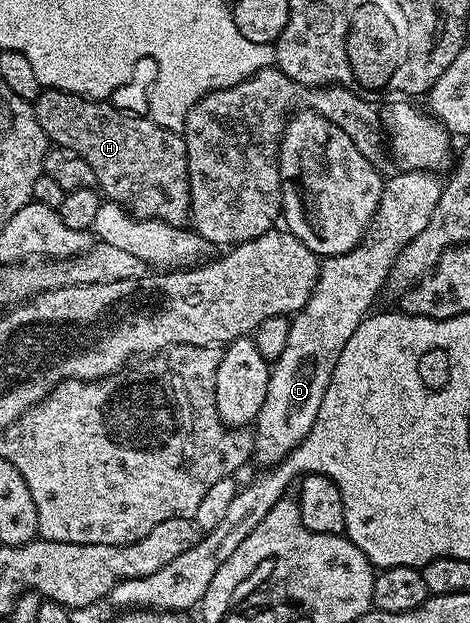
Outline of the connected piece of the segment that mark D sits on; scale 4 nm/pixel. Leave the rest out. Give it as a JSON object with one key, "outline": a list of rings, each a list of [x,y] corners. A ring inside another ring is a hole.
{"outline":[[[405,170],[402,173],[386,179],[380,204],[360,243],[347,254],[326,256],[320,261],[313,293],[309,295],[301,311],[289,321],[291,334],[287,334],[287,347],[284,348],[283,354],[279,354],[277,360],[272,361],[267,382],[267,398],[263,398],[263,410],[259,410],[255,427],[252,429],[252,459],[265,464],[261,466],[272,466],[286,460],[301,445],[301,437],[311,434],[311,426],[315,426],[315,418],[319,414],[319,406],[323,406],[323,394],[327,394],[335,362],[339,362],[339,354],[347,338],[351,338],[351,334],[355,334],[355,330],[364,322],[365,317],[370,315],[374,307],[373,299],[388,283],[395,259],[430,222],[431,214],[439,202],[442,181],[434,173],[412,170]],[[325,340],[333,340],[333,348],[325,348]]]}

